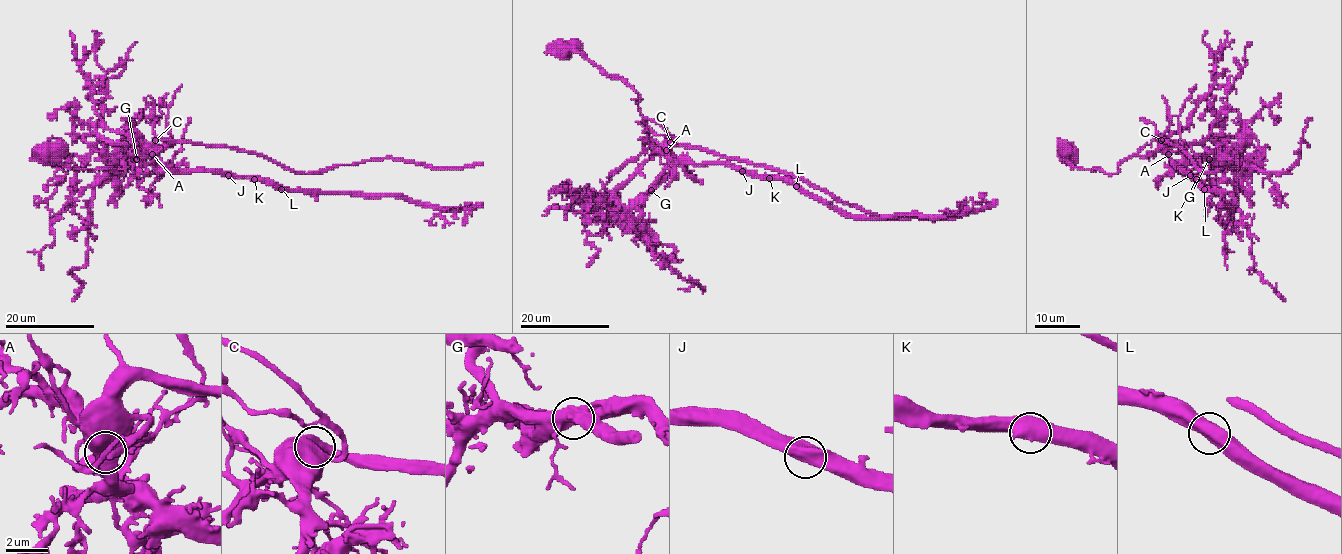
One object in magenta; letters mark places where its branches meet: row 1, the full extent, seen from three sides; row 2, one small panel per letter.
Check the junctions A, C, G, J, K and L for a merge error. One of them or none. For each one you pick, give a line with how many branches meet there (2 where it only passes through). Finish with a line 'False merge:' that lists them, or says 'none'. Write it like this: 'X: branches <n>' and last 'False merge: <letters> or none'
G: branches 3
False merge: G

